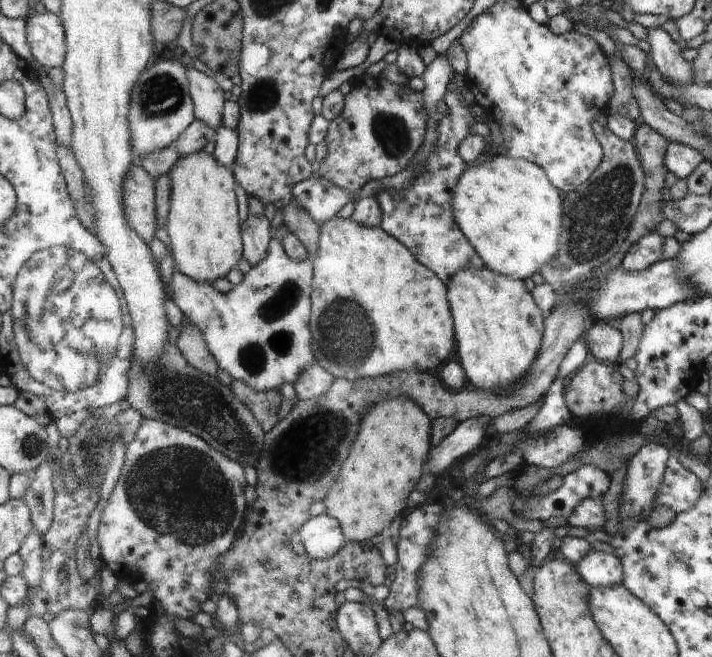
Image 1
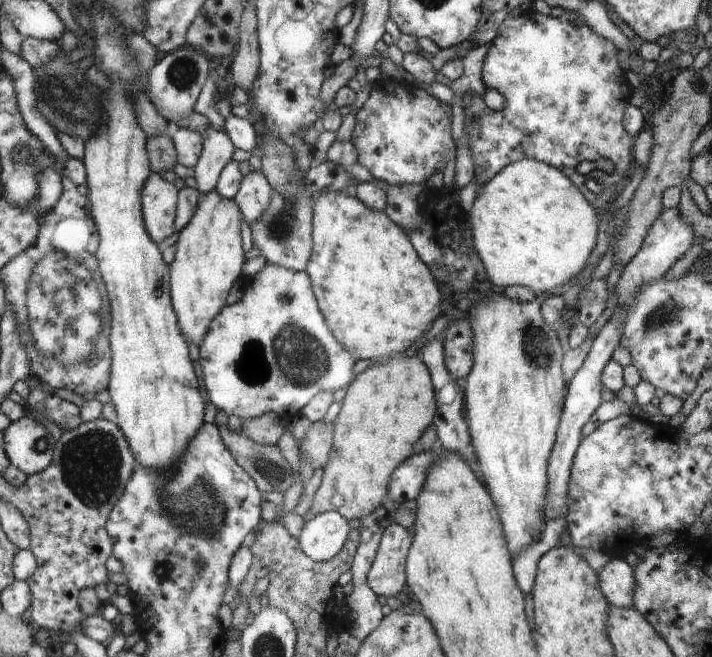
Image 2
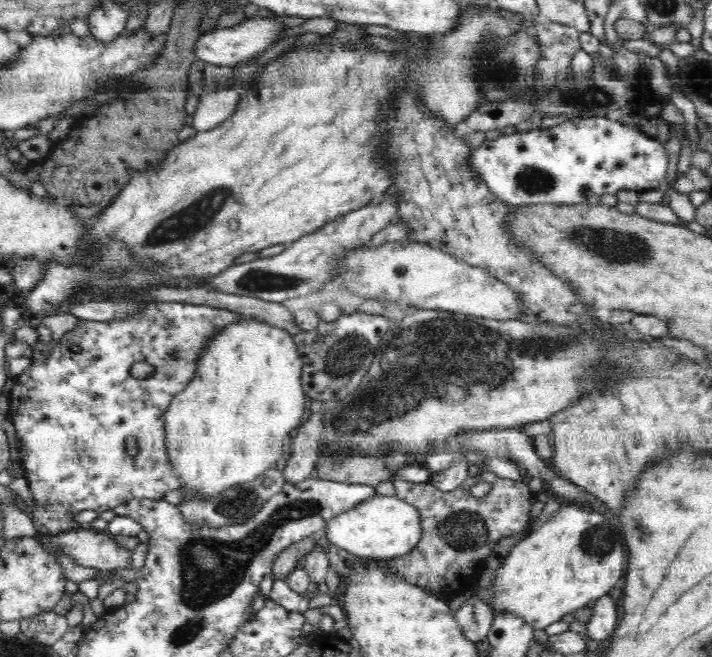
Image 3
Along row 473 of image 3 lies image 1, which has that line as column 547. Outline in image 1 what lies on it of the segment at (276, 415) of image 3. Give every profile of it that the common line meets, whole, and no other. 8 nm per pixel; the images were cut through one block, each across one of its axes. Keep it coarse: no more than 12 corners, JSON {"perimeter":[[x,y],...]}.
{"perimeter":[[537,163],[464,165],[454,219],[523,282],[558,256],[562,198]]}

